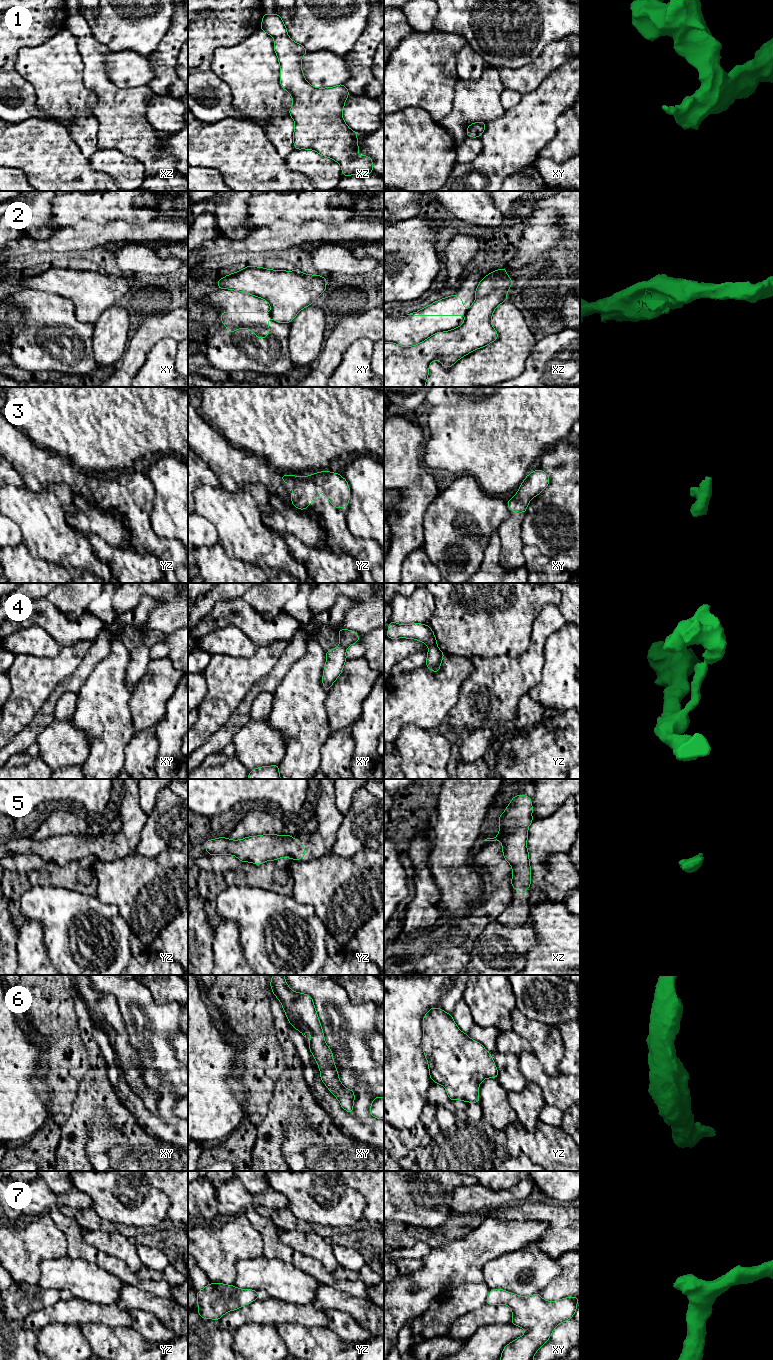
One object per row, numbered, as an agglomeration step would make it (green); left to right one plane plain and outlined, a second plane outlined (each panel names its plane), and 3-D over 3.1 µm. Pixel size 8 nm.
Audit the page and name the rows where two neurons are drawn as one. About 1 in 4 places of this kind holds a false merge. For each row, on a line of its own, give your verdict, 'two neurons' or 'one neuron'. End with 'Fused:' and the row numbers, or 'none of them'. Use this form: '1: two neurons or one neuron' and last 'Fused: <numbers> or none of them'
1: one neuron
2: two neurons
3: one neuron
4: two neurons
5: one neuron
6: one neuron
7: one neuron
Fused: 2, 4

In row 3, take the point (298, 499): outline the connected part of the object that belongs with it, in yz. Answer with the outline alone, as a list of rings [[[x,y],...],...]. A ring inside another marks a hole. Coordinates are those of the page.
[[[321,471],[307,477],[286,474],[280,479],[293,488],[291,502],[300,510],[305,510],[311,502],[316,501],[318,493],[326,495],[337,509],[346,508],[349,504],[350,487],[338,473]]]

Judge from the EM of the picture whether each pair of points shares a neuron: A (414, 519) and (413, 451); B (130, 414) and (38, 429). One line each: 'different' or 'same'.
A: same
B: same

